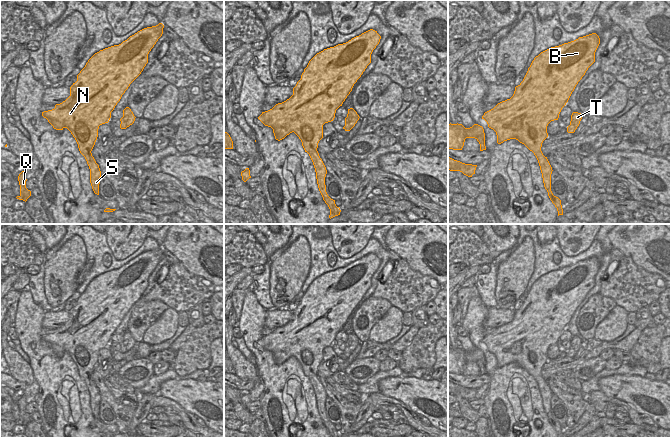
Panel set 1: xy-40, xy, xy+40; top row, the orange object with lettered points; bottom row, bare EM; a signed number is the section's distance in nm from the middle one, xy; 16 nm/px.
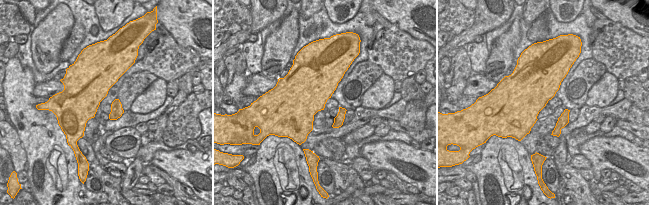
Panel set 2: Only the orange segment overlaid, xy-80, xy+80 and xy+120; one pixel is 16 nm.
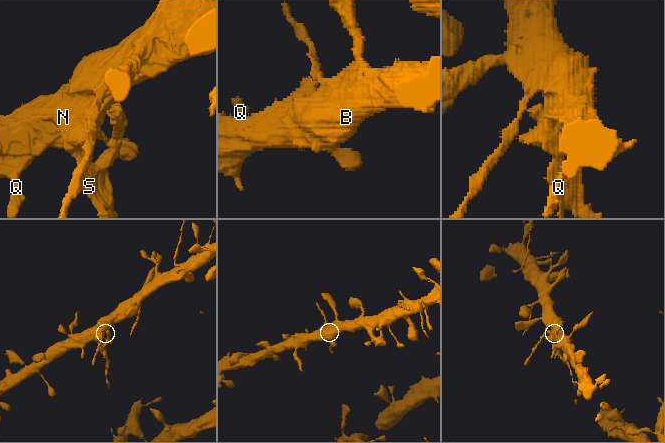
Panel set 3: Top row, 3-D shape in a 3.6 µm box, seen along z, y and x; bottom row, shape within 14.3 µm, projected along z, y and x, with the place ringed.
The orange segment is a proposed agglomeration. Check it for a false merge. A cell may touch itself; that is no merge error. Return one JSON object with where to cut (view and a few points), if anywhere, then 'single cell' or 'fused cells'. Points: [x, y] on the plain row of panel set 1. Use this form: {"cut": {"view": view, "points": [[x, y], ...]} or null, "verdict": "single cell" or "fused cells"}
{"cut": {"view": "xy-40", "points": [[91, 373], [87, 378], [83, 379]]}, "verdict": "fused cells"}

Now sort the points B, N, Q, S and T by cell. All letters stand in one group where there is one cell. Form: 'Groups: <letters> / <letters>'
Groups: B N Q / S T

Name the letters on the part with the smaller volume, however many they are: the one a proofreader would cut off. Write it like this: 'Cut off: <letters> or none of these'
Cut off: S, T

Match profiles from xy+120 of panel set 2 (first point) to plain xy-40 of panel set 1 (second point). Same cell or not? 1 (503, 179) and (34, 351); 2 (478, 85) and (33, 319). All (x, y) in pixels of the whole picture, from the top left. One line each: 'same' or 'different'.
1: same
2: different

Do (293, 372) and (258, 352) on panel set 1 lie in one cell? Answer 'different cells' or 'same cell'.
same cell

